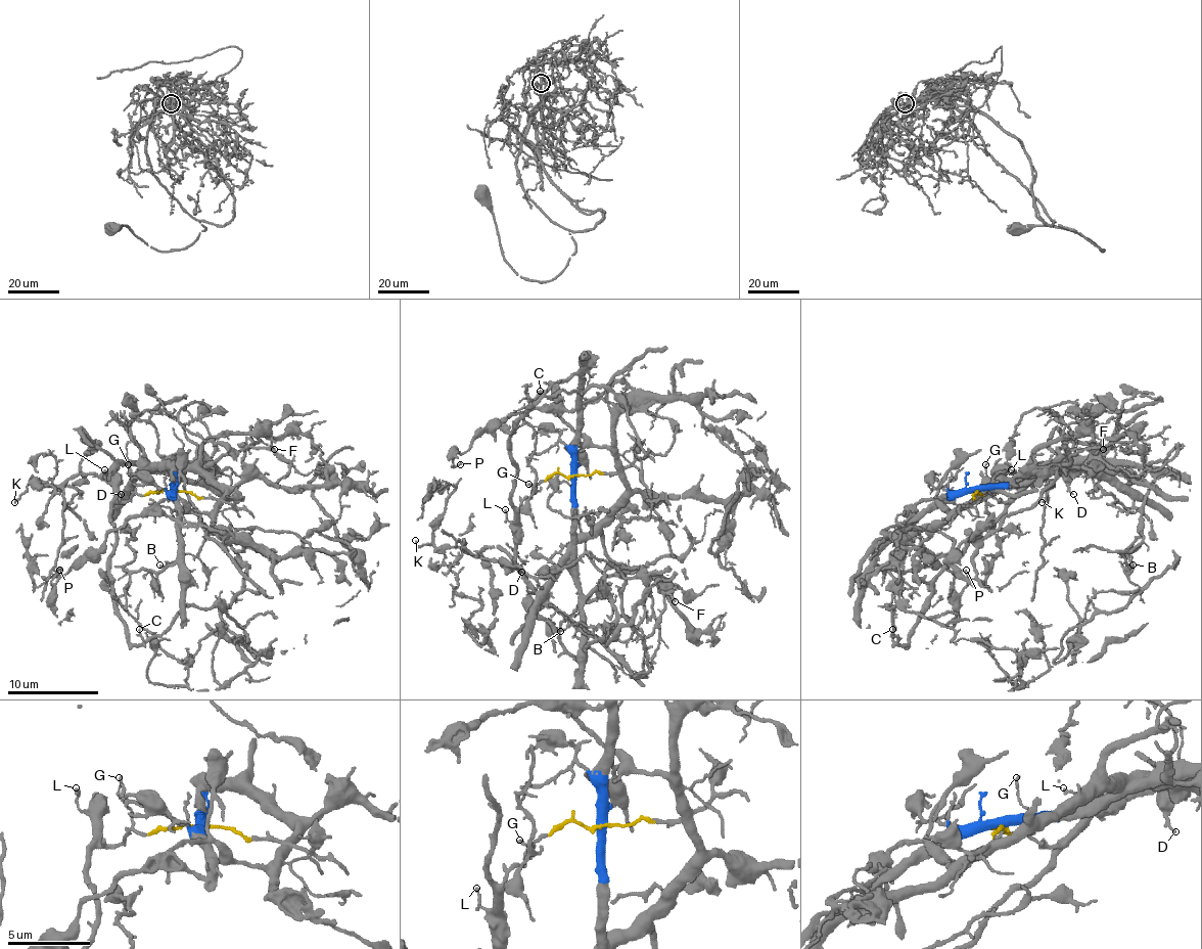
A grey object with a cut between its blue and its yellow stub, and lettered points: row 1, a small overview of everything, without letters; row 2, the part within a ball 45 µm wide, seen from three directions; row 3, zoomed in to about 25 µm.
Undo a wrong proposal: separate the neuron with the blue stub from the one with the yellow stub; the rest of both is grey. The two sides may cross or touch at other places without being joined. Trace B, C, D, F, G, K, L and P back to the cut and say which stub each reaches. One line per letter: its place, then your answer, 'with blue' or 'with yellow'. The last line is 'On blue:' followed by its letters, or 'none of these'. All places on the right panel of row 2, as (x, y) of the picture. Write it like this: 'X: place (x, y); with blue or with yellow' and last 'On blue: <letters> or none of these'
B: place (1133, 565); with blue
C: place (892, 629); with yellow
D: place (1073, 494); with yellow
F: place (1103, 449); with blue
G: place (985, 464); with yellow
K: place (1042, 502); with yellow
L: place (1011, 469); with yellow
P: place (966, 570); with blue
On blue: B, F, P

